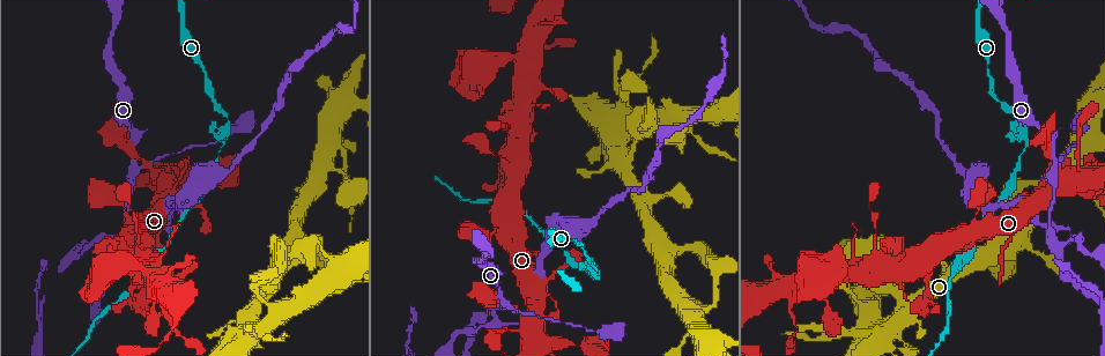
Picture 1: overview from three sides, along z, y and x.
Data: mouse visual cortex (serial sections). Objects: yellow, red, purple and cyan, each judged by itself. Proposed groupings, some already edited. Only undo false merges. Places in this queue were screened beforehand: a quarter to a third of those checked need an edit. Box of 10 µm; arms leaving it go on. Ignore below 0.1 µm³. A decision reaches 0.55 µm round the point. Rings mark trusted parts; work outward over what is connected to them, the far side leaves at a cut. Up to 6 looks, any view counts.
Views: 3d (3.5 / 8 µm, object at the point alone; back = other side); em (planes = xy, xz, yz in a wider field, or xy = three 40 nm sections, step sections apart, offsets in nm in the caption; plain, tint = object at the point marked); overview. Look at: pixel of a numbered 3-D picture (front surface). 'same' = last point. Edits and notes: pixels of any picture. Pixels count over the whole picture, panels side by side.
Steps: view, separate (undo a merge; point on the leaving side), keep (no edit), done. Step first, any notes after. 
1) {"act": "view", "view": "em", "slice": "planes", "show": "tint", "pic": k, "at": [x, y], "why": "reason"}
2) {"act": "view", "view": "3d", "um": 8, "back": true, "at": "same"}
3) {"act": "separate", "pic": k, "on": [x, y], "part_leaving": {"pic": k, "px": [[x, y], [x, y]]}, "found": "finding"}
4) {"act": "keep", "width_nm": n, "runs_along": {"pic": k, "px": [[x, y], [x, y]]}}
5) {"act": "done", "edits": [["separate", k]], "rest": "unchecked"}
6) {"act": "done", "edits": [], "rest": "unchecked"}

{"act": "view", "view": "3d", "um": 3.5, "pic": 1, "at": [1058, 166]}

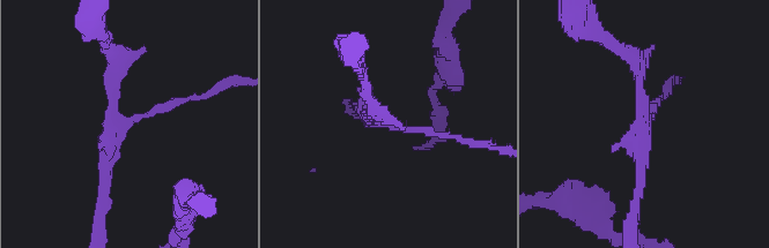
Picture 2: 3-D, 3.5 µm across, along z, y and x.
{"act": "view", "view": "em", "slice": "xy", "step": 3, "show": "tint", "pic": 2, "at": [647, 119], "arms": 3, "arm_widths_nm": [150, 150, 200]}

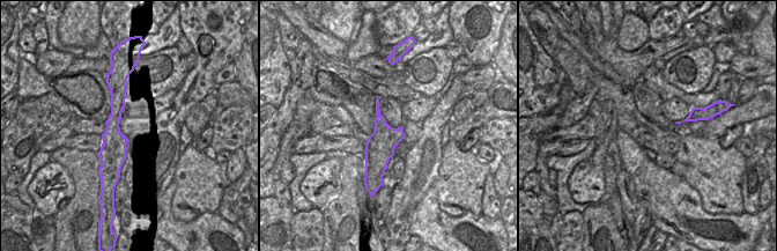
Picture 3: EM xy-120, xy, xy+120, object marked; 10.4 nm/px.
{"act": "keep", "runs_along": {"pic": 3, "px": [[123, 81], [113, 119], [115, 176]]}, "found": "all the same cell"}

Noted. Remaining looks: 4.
{"act": "view", "view": "3d", "um": 3.5, "pic": 1, "at": [497, 320], "why": "four arms meet"}

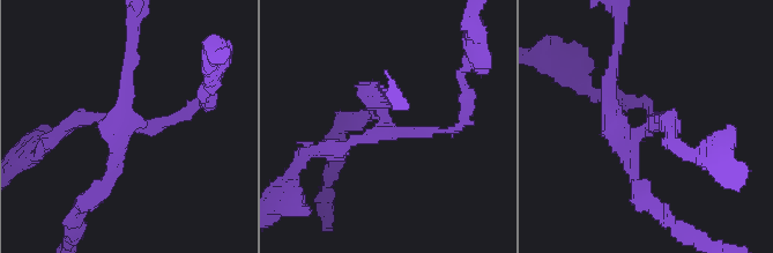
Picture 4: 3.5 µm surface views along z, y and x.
{"act": "view", "view": "em", "slice": "xy", "step": 3, "show": "tint", "pic": 4, "at": [648, 129], "arms": 4, "arm_widths_nm": [150, 150, 150, 200]}

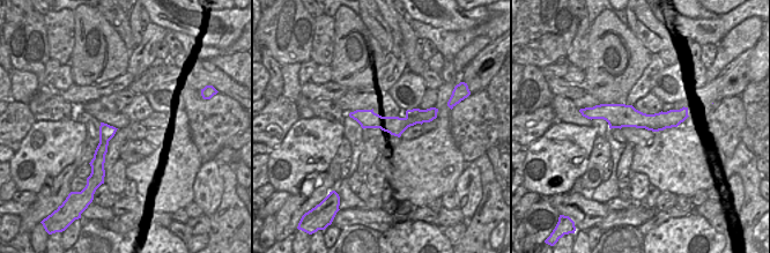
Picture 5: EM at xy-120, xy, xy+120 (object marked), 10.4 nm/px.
{"act": "view", "view": "em", "slice": "planes", "show": "tint", "at": "same"}

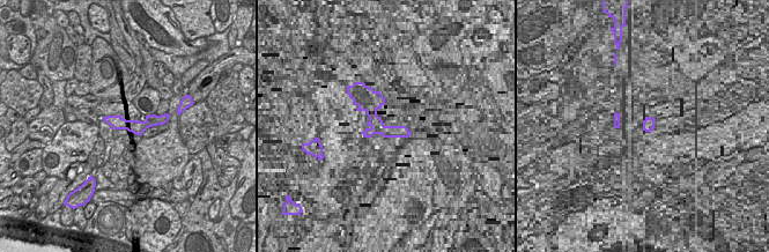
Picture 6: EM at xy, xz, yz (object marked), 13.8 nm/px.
{"act": "separate", "pic": 4, "on": [422, 129], "part_leaving": {"pic": 4, "px": [[383, 118], [393, 131], [454, 131], [468, 104]]}, "found": "a second cell is stuck on"}

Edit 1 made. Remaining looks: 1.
{"act": "done", "edits": [["separate", 4]], "rest": "unchecked"}

